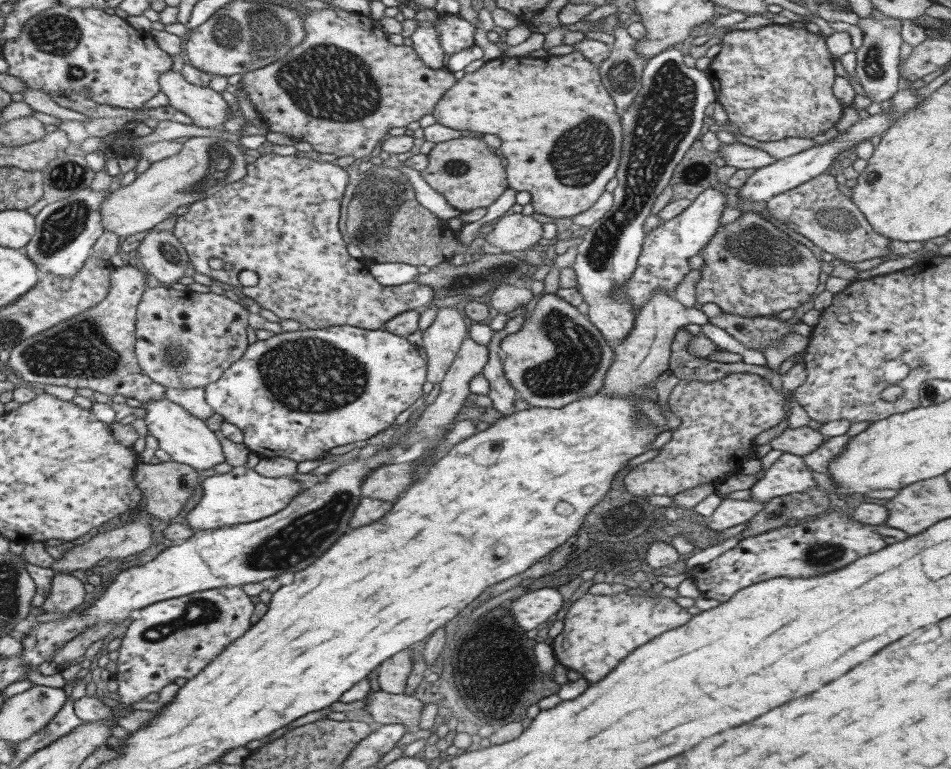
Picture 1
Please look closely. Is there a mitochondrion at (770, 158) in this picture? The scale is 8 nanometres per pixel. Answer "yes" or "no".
no

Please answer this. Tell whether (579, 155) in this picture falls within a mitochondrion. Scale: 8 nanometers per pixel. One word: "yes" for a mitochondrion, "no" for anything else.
yes

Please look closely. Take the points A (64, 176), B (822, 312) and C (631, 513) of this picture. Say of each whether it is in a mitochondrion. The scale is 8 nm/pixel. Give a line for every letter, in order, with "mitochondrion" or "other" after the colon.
A: mitochondrion
B: other
C: mitochondrion

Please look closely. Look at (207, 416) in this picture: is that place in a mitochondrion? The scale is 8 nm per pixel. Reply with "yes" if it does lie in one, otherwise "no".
no

